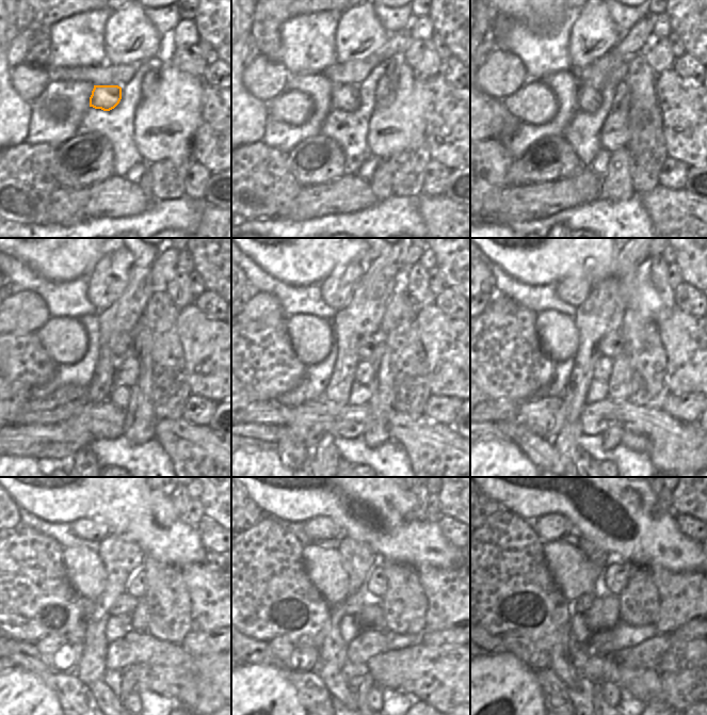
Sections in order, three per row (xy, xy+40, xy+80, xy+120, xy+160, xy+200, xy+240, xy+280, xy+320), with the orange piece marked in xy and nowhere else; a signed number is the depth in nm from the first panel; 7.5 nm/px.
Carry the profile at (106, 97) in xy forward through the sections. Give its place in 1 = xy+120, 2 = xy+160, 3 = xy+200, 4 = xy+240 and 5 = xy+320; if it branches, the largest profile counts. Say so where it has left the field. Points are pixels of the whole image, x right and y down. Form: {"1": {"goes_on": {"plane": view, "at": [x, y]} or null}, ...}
{"1": {"goes_on": {"plane": "xy+120", "at": [122, 345]}}, "2": {"goes_on": {"plane": "xy+160", "at": [367, 344]}}, "3": {"goes_on": {"plane": "xy+200", "at": [611, 346]}}, "4": {"goes_on": {"plane": "xy+240", "at": [137, 586]}}, "5": {"goes_on": {"plane": "xy+320", "at": [614, 576]}}}

